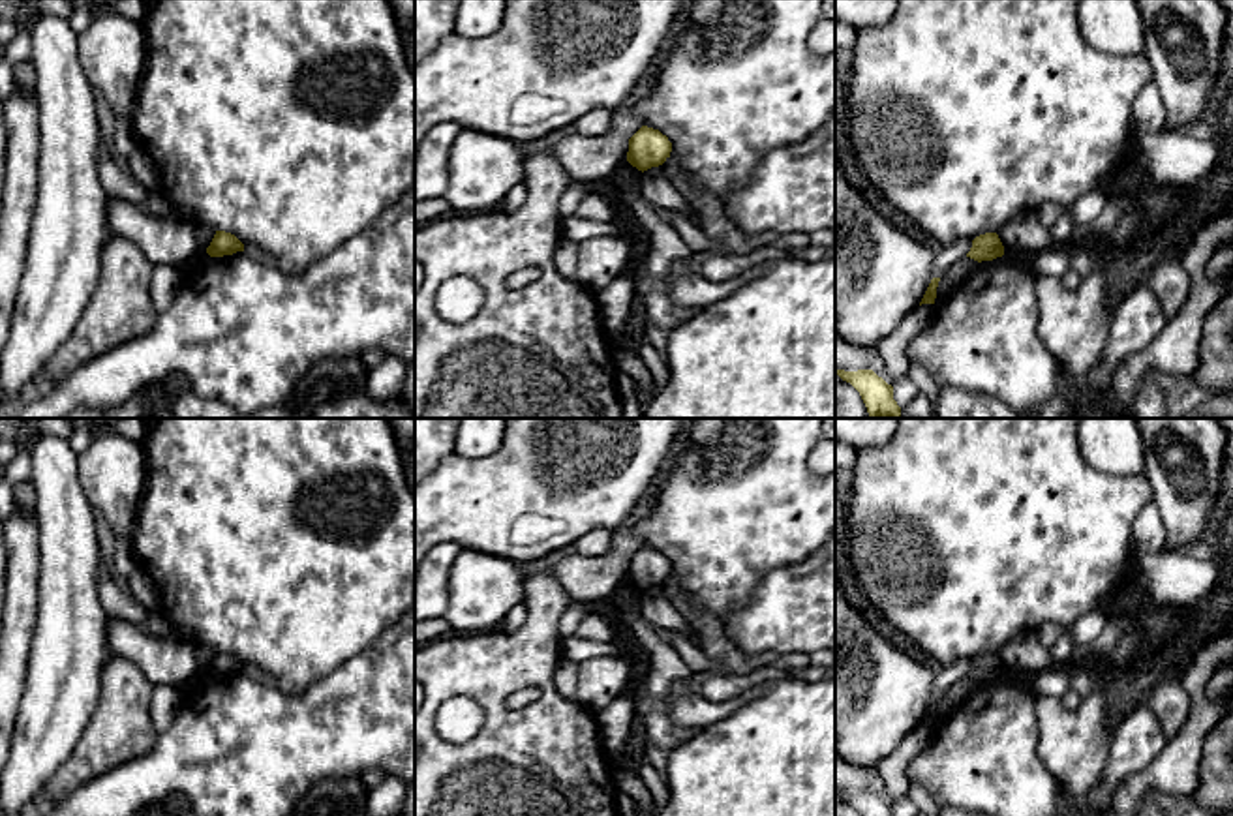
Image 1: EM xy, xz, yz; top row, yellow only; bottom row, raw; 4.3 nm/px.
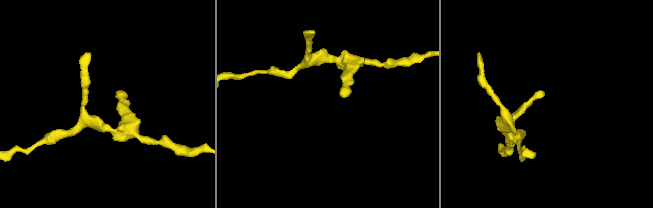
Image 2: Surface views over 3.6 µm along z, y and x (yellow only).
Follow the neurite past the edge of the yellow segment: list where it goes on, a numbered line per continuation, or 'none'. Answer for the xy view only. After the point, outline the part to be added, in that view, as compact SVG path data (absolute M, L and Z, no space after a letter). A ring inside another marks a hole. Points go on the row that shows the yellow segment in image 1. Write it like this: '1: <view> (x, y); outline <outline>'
none

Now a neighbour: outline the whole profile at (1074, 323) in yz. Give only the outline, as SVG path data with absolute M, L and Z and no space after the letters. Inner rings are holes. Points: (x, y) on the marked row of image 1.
M1102 264L1081 278L1075 289L1068 289L1060 278L1036 274L1036 293L1040 308L1038 334L1043 345L1064 373L1077 379L1087 375L1102 362L1113 321L1111 293Z

